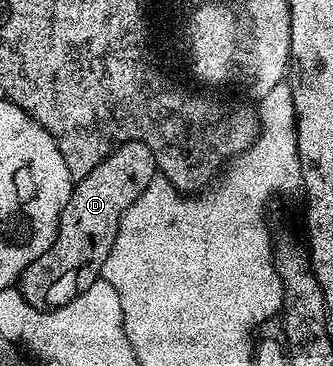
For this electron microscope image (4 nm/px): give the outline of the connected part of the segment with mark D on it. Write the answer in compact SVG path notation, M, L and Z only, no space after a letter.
M125 141L99 165L92 167L88 175L77 178L72 195L60 215L58 234L52 247L31 263L16 282L22 298L43 311L58 309L92 287L92 283L101 278L104 259L108 259L108 251L112 251L124 211L133 201L140 199L140 191L148 187L155 175L152 151L139 141Z

